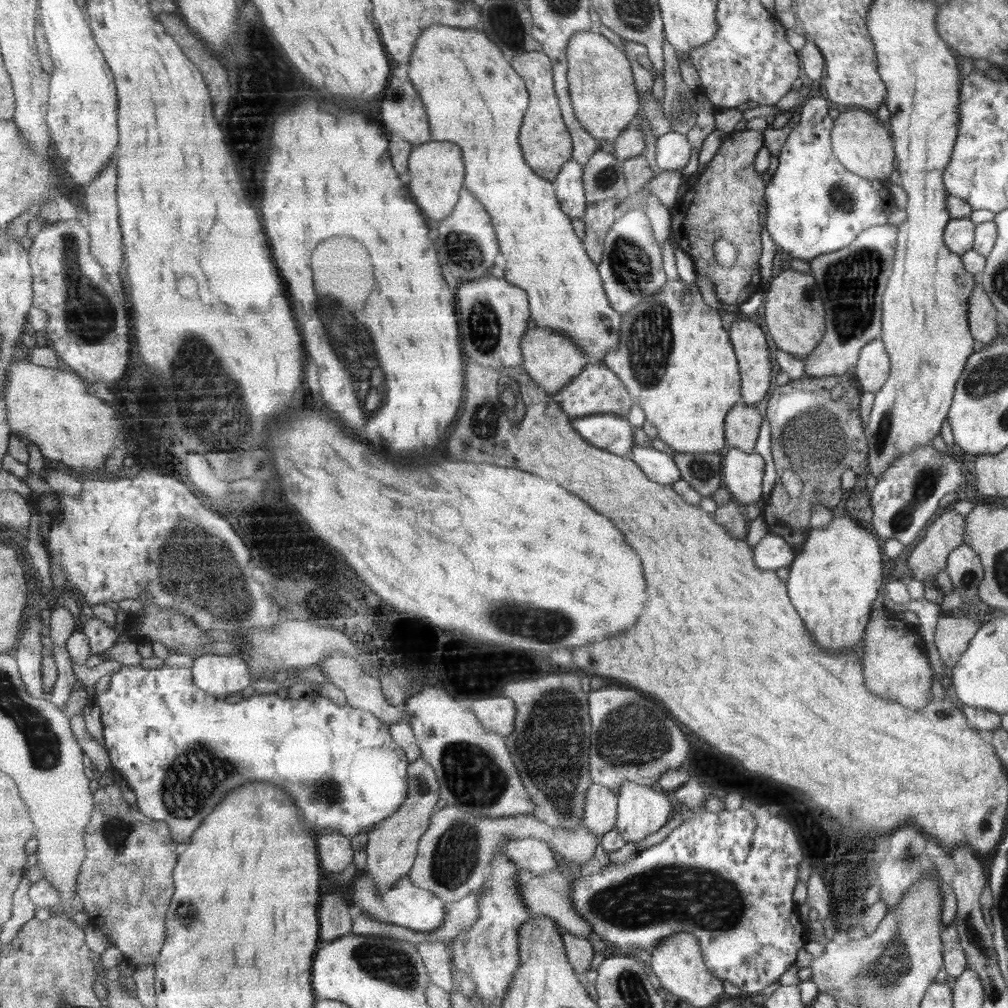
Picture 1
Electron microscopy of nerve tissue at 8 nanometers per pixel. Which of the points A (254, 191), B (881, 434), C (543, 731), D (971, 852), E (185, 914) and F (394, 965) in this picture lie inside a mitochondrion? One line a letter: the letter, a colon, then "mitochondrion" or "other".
A: other
B: mitochondrion
C: mitochondrion
D: other
E: mitochondrion
F: mitochondrion

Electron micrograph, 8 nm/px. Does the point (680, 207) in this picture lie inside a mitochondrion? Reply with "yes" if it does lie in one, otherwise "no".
no

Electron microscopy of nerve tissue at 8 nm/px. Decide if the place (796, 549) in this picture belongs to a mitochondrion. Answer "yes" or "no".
no

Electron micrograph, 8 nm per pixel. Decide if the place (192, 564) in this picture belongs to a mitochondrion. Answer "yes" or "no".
yes

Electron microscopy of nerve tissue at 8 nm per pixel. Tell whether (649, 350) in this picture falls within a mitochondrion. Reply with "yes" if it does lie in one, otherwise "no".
yes

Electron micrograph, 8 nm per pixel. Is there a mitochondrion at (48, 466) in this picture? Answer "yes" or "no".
no

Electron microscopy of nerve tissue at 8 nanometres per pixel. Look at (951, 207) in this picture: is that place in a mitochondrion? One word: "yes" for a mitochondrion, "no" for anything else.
no

